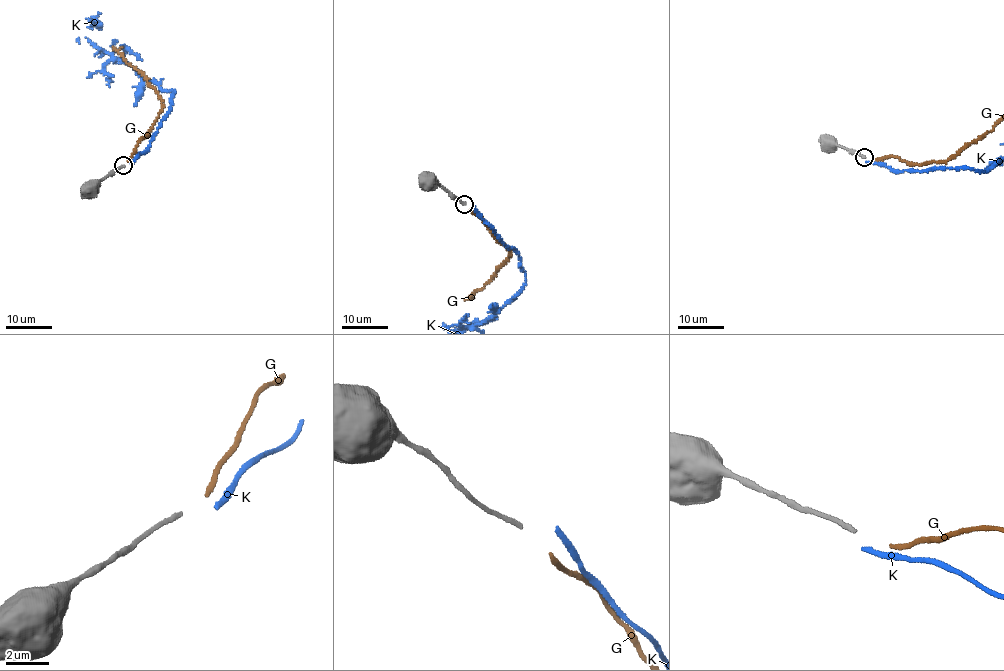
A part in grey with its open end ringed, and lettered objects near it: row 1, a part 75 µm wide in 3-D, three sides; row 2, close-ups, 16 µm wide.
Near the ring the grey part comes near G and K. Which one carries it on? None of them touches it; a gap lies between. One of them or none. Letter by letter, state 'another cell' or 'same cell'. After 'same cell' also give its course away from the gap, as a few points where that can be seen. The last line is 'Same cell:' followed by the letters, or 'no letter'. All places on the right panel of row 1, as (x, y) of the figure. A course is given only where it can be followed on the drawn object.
G: same cell
K: another cell
Same cell: G

